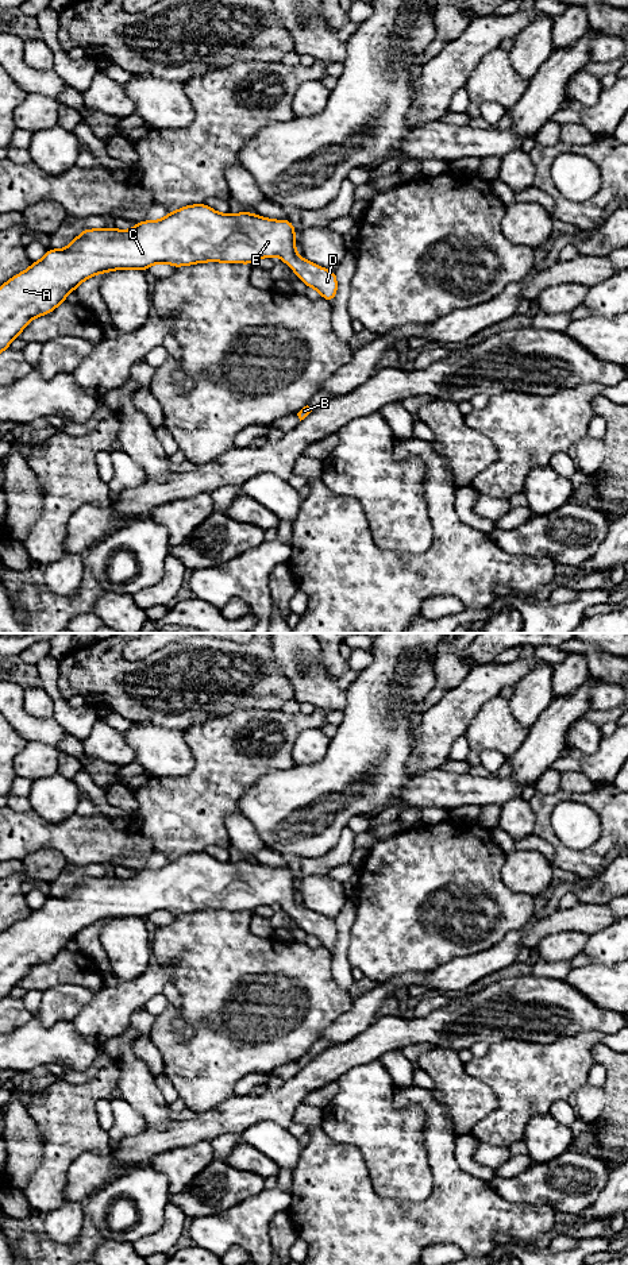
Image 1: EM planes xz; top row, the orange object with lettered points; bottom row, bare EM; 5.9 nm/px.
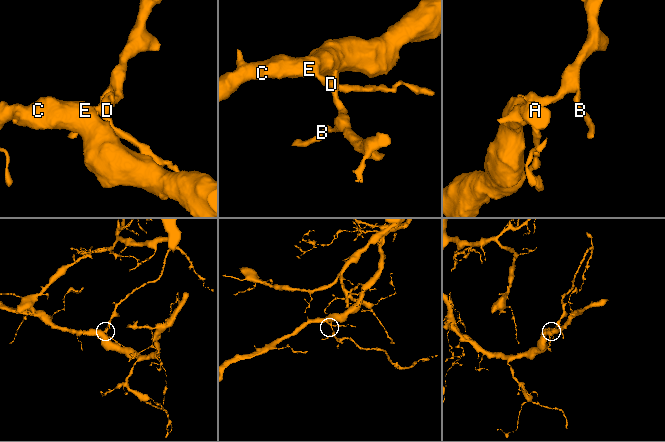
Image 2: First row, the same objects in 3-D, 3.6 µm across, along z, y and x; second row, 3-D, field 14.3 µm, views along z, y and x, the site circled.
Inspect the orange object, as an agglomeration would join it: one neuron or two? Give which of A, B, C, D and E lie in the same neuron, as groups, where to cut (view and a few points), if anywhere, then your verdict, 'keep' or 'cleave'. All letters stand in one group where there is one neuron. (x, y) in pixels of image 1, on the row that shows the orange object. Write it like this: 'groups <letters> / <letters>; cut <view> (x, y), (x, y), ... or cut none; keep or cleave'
groups A B C D E; cut none; keep

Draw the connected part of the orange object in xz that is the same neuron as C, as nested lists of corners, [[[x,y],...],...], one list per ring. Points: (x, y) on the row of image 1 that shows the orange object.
[[[204,203],[186,205],[157,221],[136,223],[132,230],[84,230],[66,248],[49,248],[45,257],[32,262],[23,273],[0,286],[0,354],[38,316],[53,312],[70,292],[85,279],[112,270],[147,270],[154,263],[174,267],[201,262],[253,263],[259,258],[278,255],[308,286],[315,288],[331,302],[338,281],[334,270],[323,269],[296,255],[296,230],[290,220],[270,220],[243,211],[238,215],[219,213]]]

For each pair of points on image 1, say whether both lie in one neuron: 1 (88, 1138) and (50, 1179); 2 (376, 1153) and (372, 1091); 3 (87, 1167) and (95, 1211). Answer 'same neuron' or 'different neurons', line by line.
1: same neuron
2: same neuron
3: different neurons

